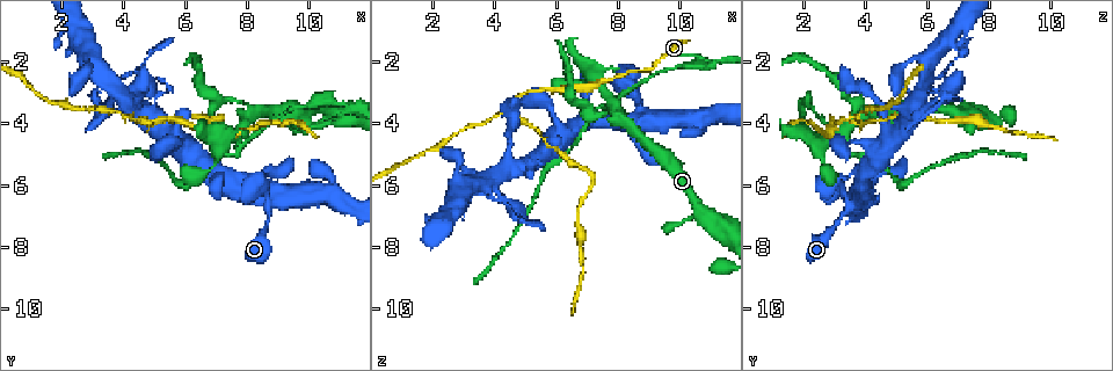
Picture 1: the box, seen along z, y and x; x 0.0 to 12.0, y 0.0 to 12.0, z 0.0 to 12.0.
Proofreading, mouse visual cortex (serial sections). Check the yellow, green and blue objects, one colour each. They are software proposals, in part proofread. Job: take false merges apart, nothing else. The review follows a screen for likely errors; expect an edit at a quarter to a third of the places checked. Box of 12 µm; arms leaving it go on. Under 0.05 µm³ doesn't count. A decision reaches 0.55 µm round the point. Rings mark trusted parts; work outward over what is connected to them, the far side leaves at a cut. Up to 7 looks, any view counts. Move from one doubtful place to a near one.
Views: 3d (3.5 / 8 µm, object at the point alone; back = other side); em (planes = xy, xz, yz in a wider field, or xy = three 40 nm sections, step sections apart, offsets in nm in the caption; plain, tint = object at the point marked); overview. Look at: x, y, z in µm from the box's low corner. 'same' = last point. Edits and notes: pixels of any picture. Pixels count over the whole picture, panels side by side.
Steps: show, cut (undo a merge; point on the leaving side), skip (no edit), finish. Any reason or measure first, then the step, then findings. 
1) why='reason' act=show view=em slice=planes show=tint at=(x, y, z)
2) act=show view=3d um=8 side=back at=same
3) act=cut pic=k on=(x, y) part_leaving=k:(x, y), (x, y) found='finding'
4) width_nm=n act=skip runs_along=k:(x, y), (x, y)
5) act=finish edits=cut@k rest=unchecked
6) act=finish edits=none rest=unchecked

why='thick turns thin' act=show view=3d um=3.5 at=(8.1, 3.8, 3.7)

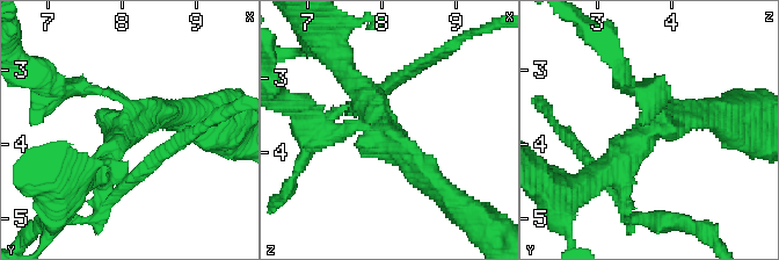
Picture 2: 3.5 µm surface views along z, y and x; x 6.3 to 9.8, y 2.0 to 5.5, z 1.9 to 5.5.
arms=3 arm_widths_nm=150,300,300 act=show view=em slice=xy step=3 show=tint at=(8.05, 3.75, 3.80)

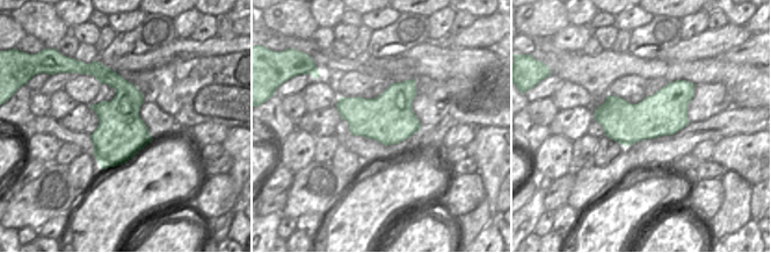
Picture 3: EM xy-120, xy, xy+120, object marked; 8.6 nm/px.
why='another direction' act=show view=em slice=planes show=tint at=same

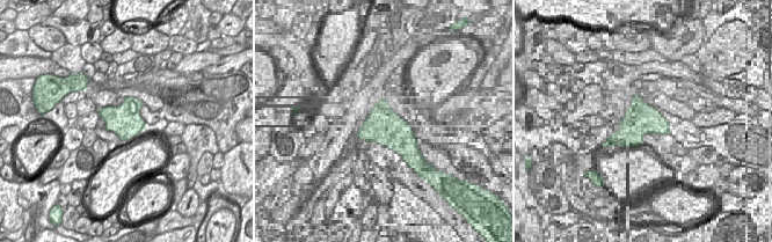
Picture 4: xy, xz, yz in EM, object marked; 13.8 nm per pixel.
act=cut pic=2 on=(78, 91) part_leaving=2:(114, 99), (50, 88), (33, 73) found='a second cell is stuck on'

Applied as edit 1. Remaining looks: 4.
act=show view=overview

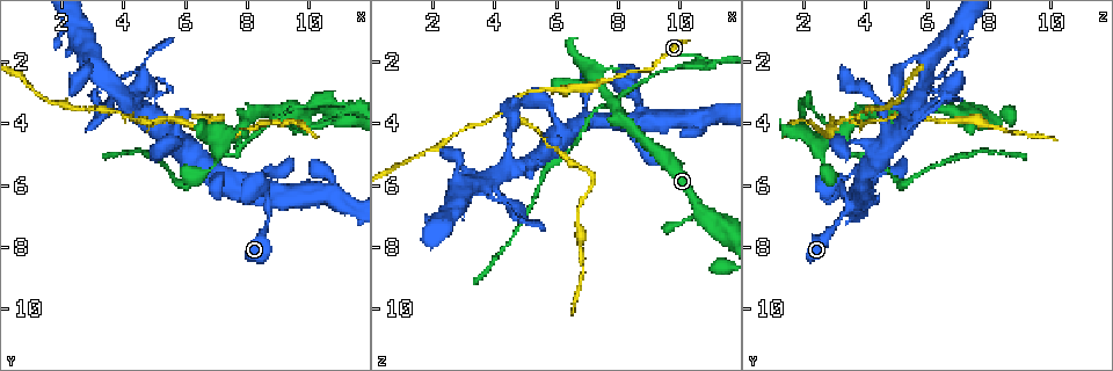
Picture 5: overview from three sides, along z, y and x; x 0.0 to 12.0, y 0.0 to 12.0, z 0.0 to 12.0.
why='calibre changes' act=show view=3d um=8 at=(3.9, 3.0, 5.8)

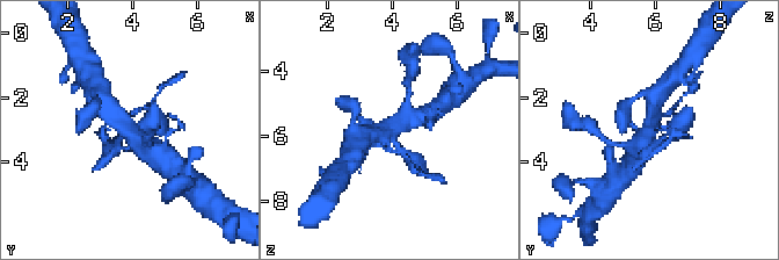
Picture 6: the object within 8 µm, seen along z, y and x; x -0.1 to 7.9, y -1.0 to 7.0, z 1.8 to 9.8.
why='zoom in' act=show view=3d um=3.5 at=(3.9, 2.9, 5.9)

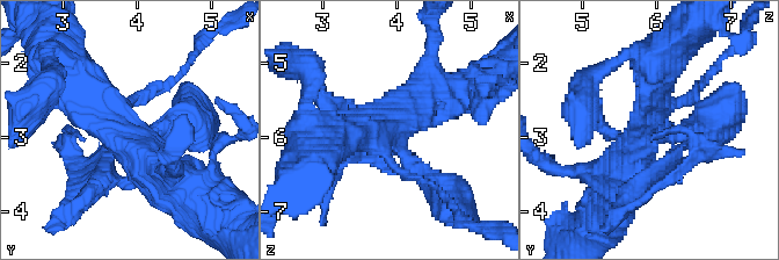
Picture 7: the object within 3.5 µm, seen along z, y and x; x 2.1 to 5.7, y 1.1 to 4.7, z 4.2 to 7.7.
why='shape alone is not enough' act=show view=em slice=planes show=tint at=(3.90, 3.05, 5.80)

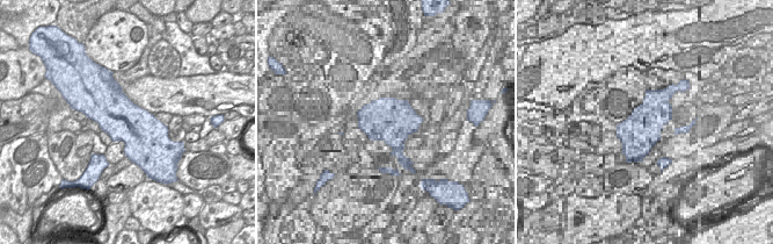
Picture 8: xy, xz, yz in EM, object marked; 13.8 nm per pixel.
act=skip runs_along=7:(180, 187), (155, 170), (77, 77) found='one cell here'

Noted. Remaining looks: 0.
act=finish edits=cut@2 rest=unchecked

